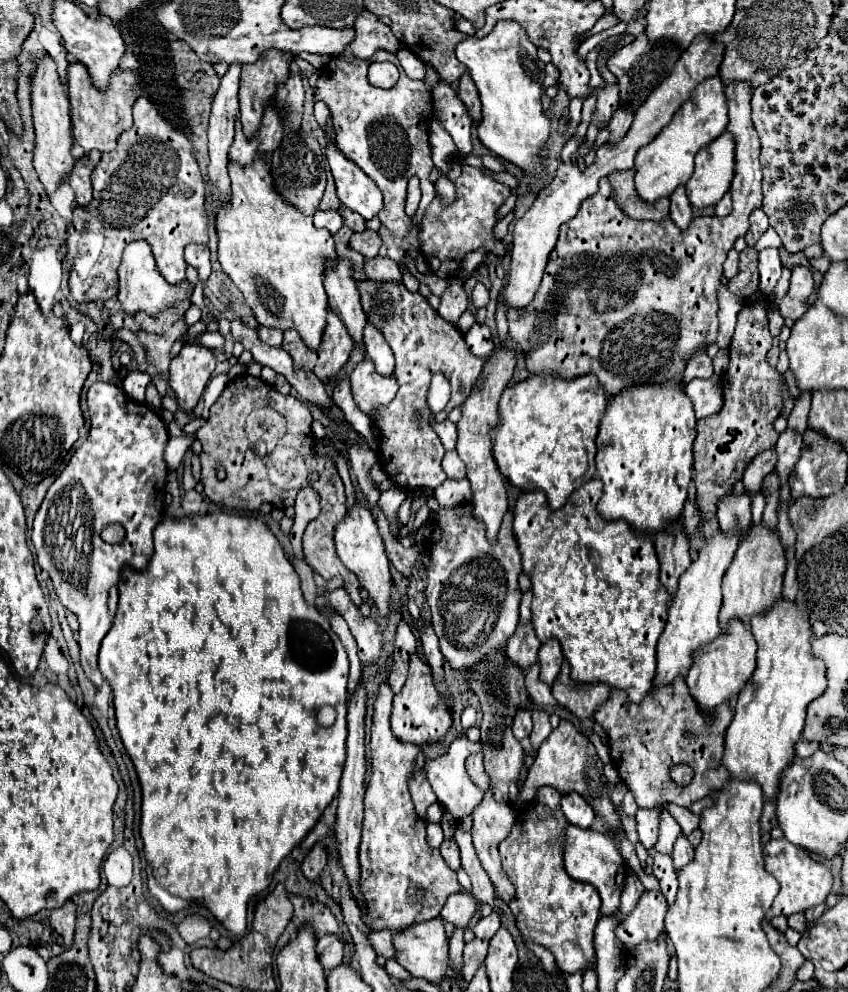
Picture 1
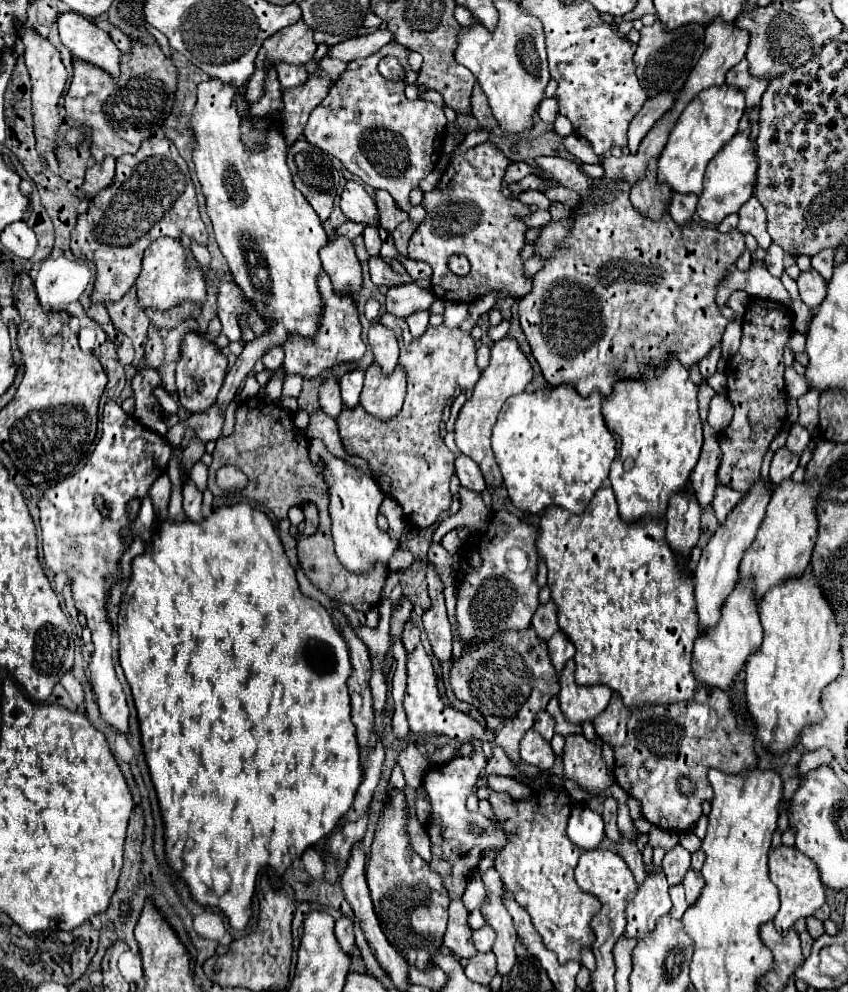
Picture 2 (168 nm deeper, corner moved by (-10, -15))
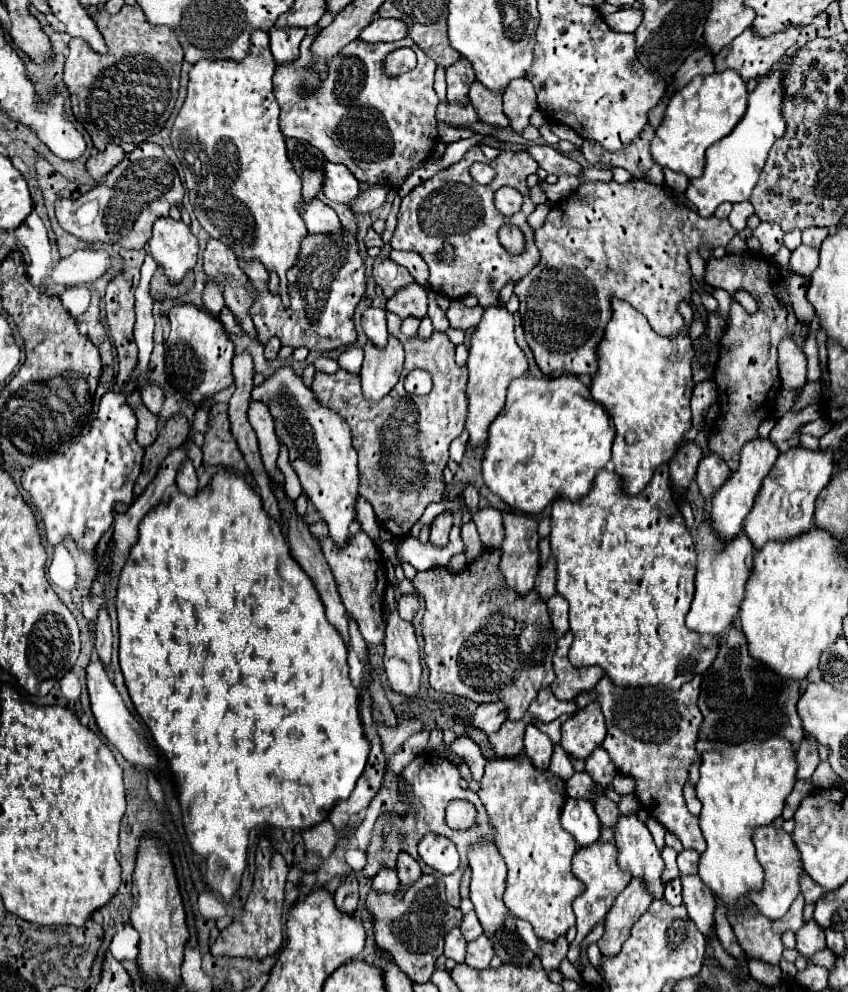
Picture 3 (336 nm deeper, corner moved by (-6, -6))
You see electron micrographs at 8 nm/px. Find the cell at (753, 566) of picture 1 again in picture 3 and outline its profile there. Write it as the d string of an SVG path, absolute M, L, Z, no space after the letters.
M796 446L780 454L774 468L764 478L764 486L756 496L754 508L744 520L744 534L750 538L754 550L760 550L770 540L786 542L810 530L814 518L814 502L820 490L830 482L830 476L832 476L830 452L822 450L810 452L802 446Z

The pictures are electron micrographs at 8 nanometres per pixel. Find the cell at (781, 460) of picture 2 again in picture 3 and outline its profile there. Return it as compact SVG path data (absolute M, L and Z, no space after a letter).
M808 406L808 408L804 408L802 412L788 412L788 414L784 414L778 422L776 422L776 426L774 426L774 430L770 432L770 440L776 444L776 448L780 450L780 452L788 452L790 448L794 448L794 446L798 446L798 442L800 442L800 428L804 426L804 424L808 424L808 422L812 422L812 420L816 420L816 418L820 418L820 414L818 414L820 410L818 410L818 406Z

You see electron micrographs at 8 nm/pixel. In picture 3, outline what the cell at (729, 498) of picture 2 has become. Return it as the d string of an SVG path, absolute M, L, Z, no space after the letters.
M718 454L702 458L702 462L698 464L696 482L700 486L700 494L704 496L704 500L712 500L714 492L722 488L730 476L732 476L730 468L726 466L726 462L722 462L722 458L718 458Z

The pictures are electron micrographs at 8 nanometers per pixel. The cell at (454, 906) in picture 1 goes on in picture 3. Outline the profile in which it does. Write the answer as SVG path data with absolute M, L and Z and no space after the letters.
M454 928L454 930L450 930L450 932L444 936L444 956L456 960L458 964L464 962L466 946L468 946L468 942L466 942L464 936L460 934L460 928Z

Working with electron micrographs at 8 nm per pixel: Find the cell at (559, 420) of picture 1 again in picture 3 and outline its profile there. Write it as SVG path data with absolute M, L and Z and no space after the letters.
M522 376L512 380L502 412L490 424L490 440L482 462L486 486L506 504L526 514L542 512L552 500L578 500L588 494L594 476L610 460L614 424L594 402L578 376Z

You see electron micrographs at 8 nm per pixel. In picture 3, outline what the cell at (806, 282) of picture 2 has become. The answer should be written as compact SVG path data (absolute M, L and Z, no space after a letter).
M798 246L794 252L792 252L792 258L790 258L790 270L794 274L800 274L804 278L810 278L812 272L818 268L818 250L816 248L810 248L810 246Z

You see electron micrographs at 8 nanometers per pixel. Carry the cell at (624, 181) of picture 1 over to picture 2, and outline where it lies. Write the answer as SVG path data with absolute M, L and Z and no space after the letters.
M650 159L650 167L646 167L646 175L638 187L632 187L630 201L650 219L660 219L668 209L668 197L672 189L666 183L660 183L656 177L658 159Z

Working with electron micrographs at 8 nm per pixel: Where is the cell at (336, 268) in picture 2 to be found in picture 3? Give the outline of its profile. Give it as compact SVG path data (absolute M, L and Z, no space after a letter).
M322 200L306 202L302 206L302 216L310 234L334 234L342 232L342 224L338 214L326 206Z

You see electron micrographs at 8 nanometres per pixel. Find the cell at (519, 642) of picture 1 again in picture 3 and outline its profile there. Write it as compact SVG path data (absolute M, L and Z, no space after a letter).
M550 558L538 572L536 578L536 592L542 600L548 600L556 594L556 582L554 582L554 558Z

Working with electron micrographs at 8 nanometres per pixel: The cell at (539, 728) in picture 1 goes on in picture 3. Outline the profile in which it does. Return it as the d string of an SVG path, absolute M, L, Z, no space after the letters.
M546 688L546 690L540 690L538 692L536 700L528 708L528 714L532 718L536 718L538 722L548 724L548 722L556 720L560 714L564 714L566 712L564 708L578 708L578 706L576 706L576 702L562 702L562 700L554 698L552 690Z

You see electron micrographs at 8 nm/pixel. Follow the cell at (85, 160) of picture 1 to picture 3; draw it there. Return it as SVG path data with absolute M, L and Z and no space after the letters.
M108 144L104 152L100 152L100 154L88 158L86 170L88 170L88 174L90 174L96 182L100 182L122 158L124 158L124 150L122 150L118 144Z

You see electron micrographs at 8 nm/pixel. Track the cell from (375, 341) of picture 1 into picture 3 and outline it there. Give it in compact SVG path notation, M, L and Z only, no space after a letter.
M368 308L362 314L362 328L370 342L384 350L388 344L388 330L386 330L386 310L384 308Z

